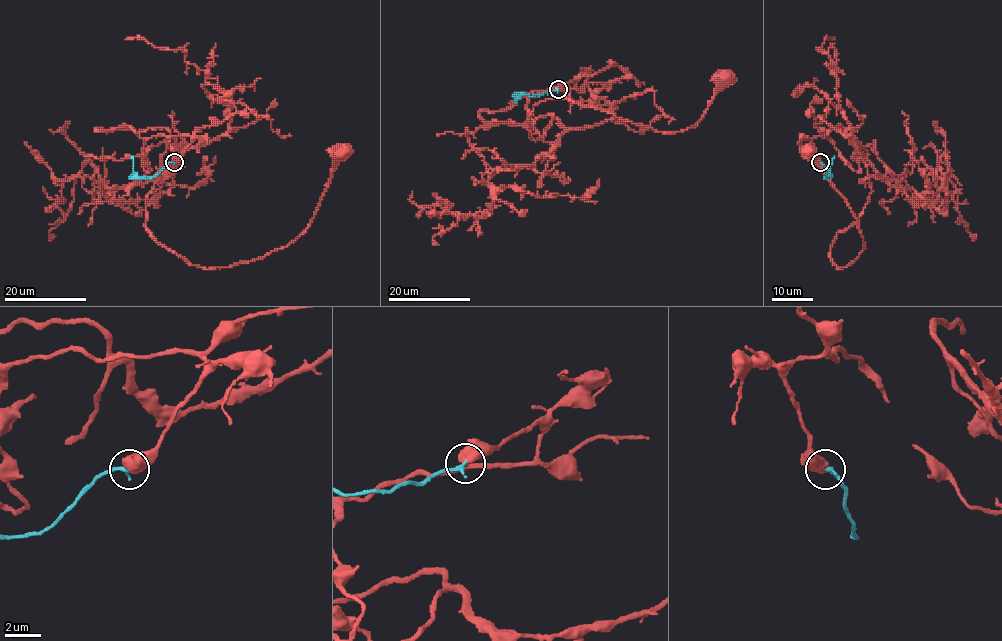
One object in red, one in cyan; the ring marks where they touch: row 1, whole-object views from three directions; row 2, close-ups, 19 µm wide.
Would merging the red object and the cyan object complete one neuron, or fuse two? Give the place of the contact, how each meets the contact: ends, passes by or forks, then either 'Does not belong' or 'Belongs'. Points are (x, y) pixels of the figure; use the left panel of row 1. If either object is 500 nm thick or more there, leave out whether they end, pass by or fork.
Place: (174, 162). Belongs

